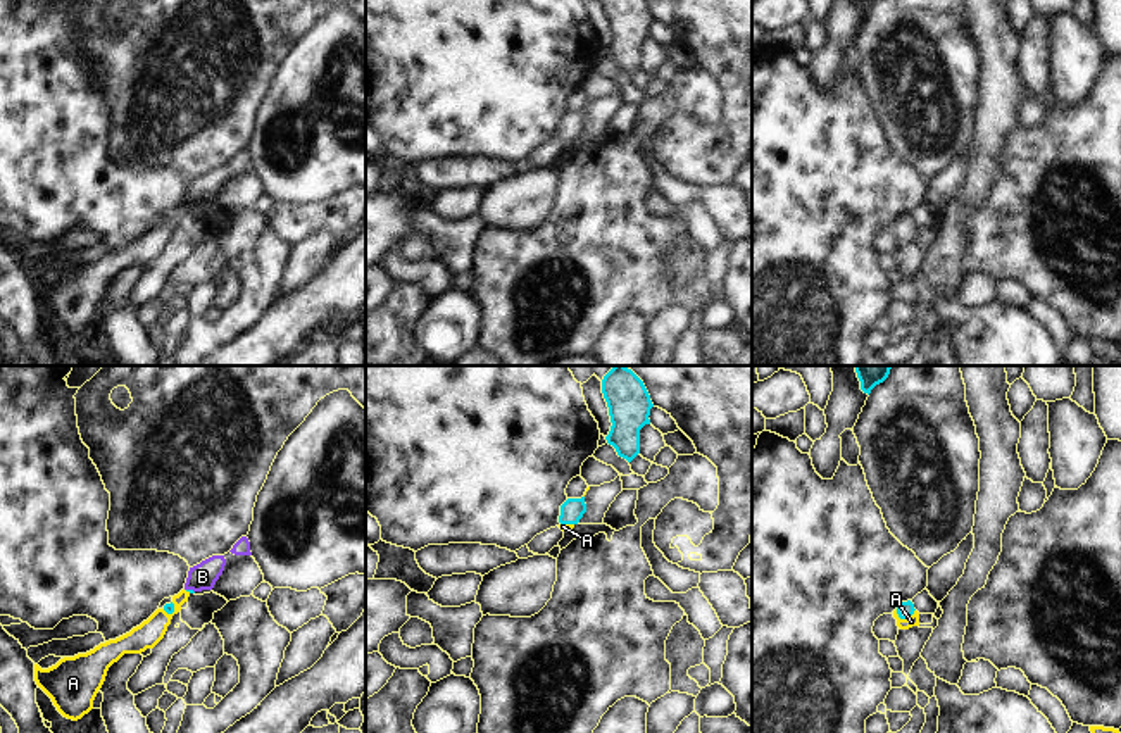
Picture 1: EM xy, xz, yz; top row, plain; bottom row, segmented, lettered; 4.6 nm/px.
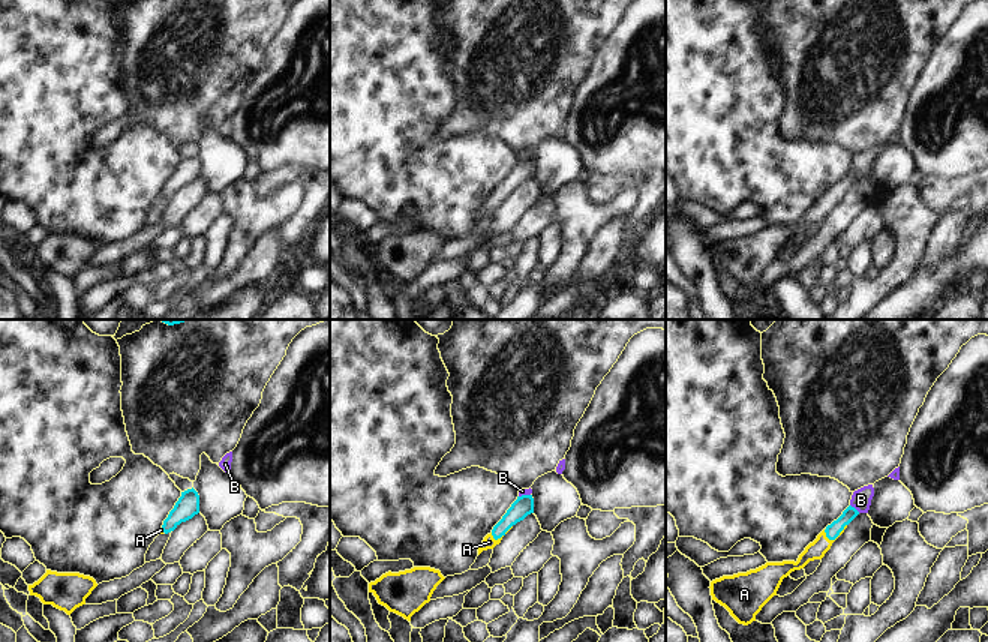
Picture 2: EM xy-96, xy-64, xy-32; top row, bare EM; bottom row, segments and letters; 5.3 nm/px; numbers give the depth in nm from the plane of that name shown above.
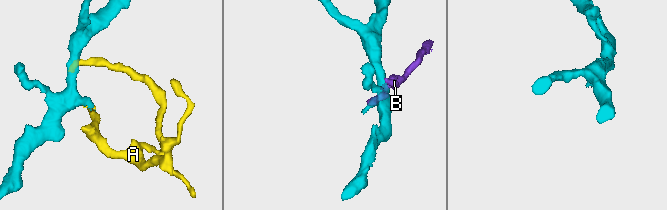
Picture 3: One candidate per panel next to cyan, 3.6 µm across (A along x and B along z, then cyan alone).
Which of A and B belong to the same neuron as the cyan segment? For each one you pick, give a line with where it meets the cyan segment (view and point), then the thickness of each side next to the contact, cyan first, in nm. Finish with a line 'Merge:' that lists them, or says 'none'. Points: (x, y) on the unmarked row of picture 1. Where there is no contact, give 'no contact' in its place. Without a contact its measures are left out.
A: yz (906, 231) | 80/50 nm
Merge: A

